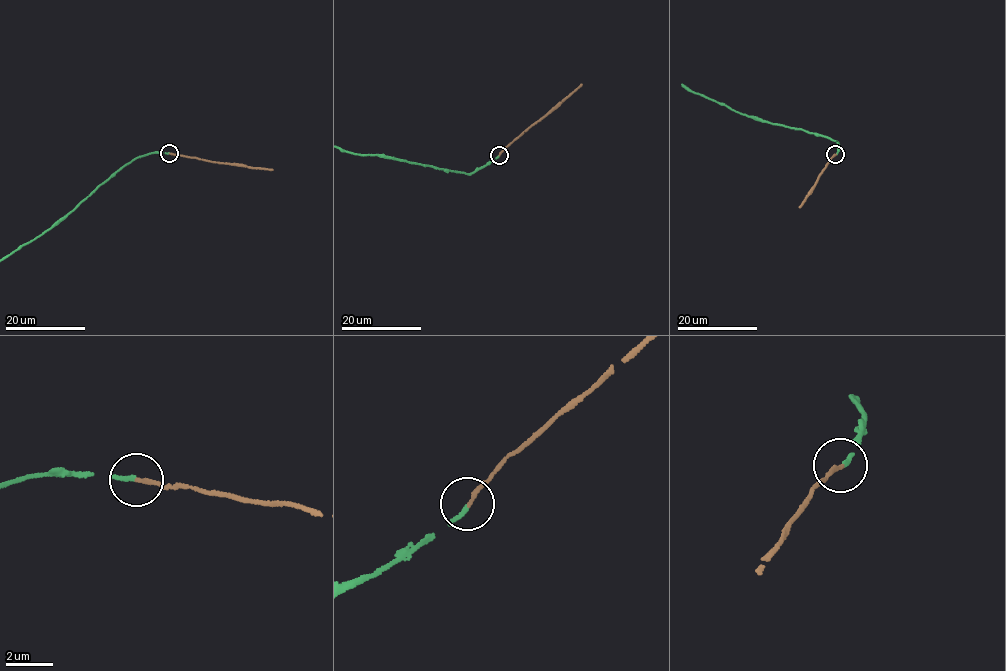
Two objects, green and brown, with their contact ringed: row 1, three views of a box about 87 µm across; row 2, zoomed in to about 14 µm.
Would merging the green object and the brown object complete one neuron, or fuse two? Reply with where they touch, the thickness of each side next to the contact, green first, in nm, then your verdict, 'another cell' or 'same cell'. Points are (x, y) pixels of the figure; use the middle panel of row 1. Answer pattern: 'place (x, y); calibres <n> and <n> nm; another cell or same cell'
place (499, 155); calibres 170 and 160 nm; same cell

